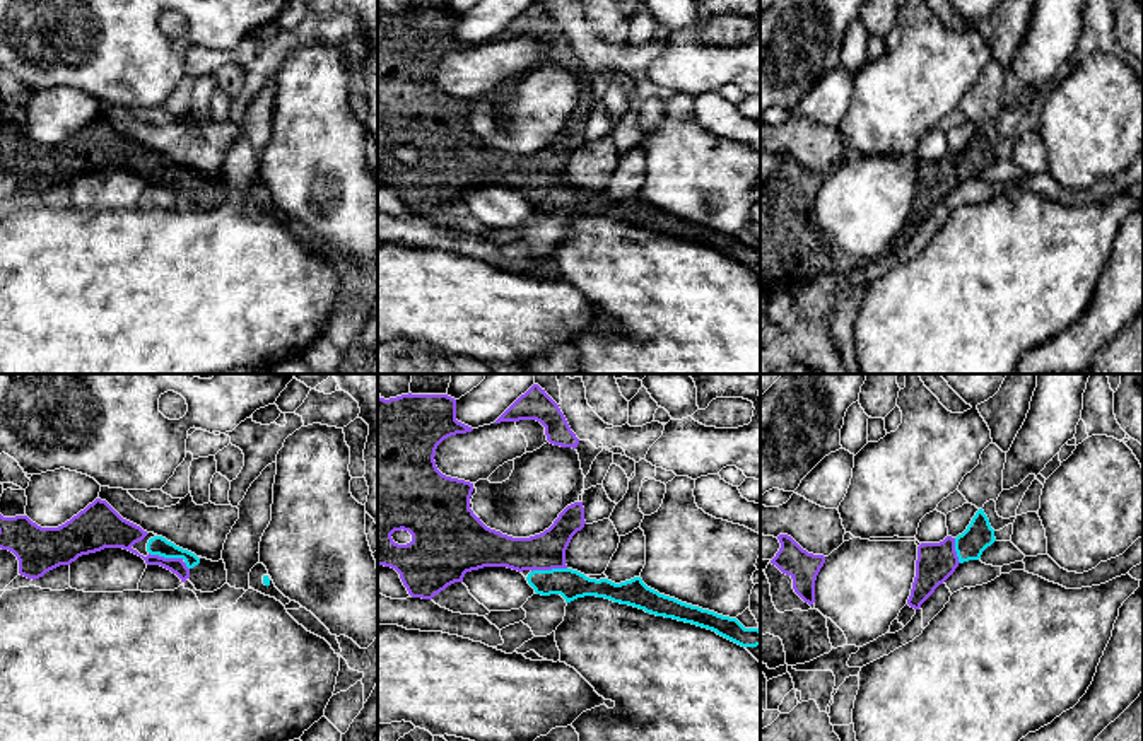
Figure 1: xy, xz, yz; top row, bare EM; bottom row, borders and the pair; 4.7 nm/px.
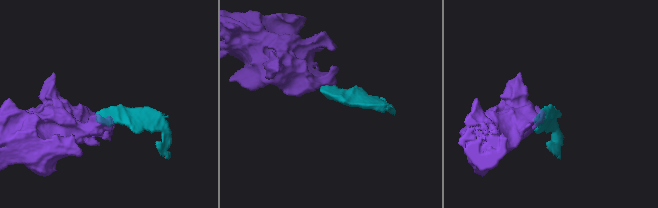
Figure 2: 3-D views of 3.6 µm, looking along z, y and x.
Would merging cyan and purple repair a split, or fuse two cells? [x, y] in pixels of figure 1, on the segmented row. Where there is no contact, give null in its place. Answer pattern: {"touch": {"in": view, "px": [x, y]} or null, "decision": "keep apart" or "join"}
{"touch": {"in": "xz", "px": [549, 571]}, "decision": "join"}

